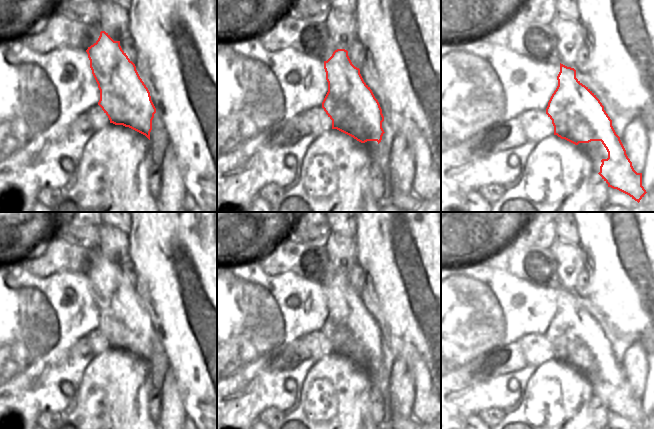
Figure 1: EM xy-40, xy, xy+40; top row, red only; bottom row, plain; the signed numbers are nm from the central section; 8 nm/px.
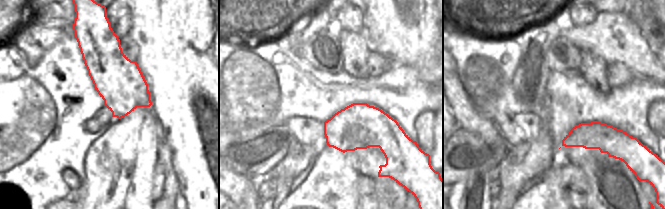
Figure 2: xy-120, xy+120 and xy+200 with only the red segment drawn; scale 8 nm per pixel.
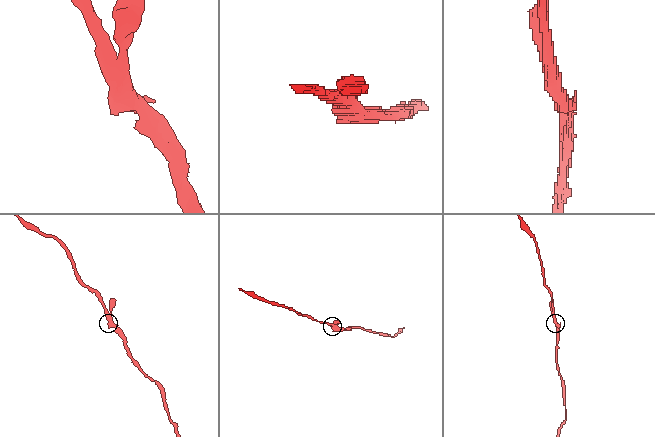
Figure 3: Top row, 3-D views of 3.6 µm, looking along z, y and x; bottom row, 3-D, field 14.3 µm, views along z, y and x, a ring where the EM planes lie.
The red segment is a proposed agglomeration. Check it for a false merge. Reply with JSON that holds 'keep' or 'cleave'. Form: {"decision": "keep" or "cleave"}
{"decision": "cleave"}

